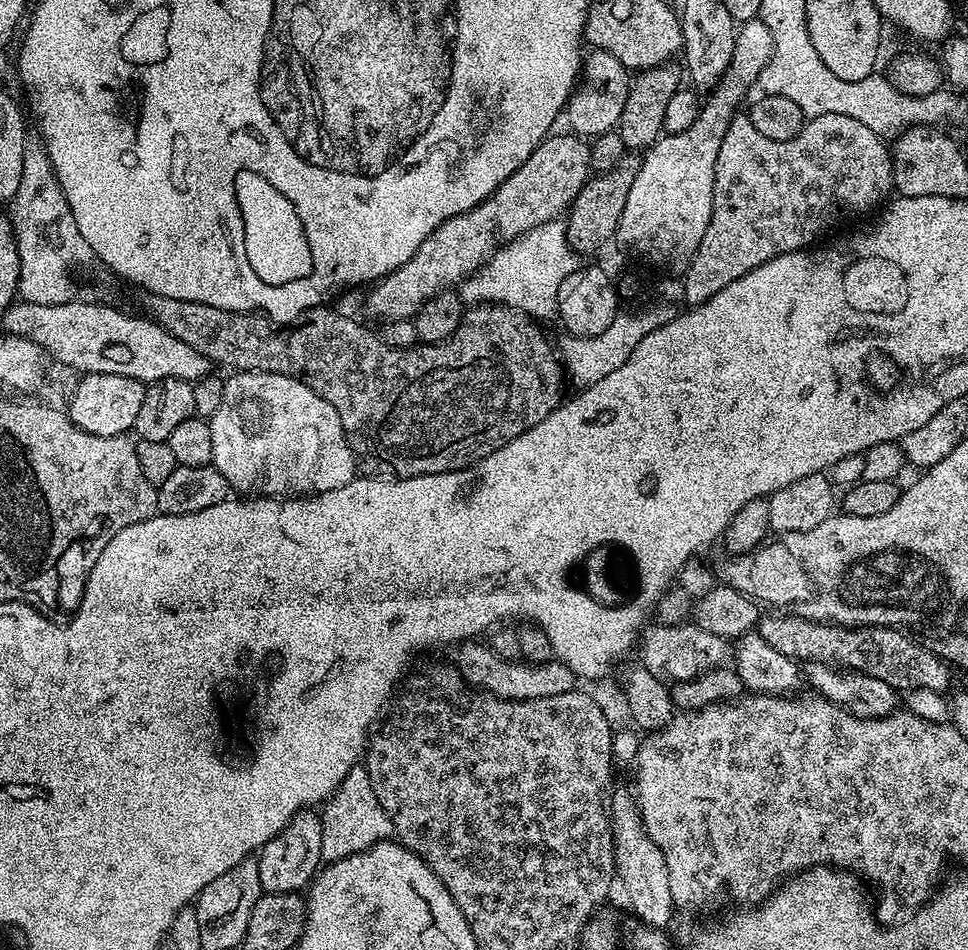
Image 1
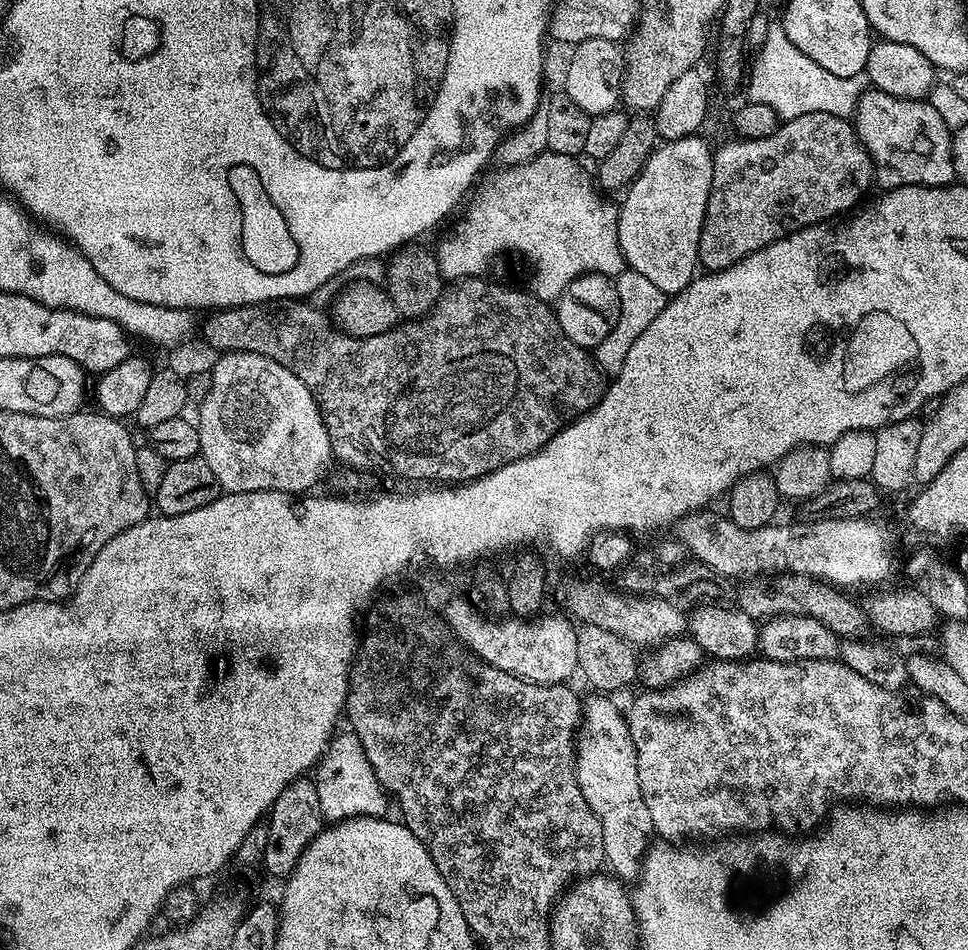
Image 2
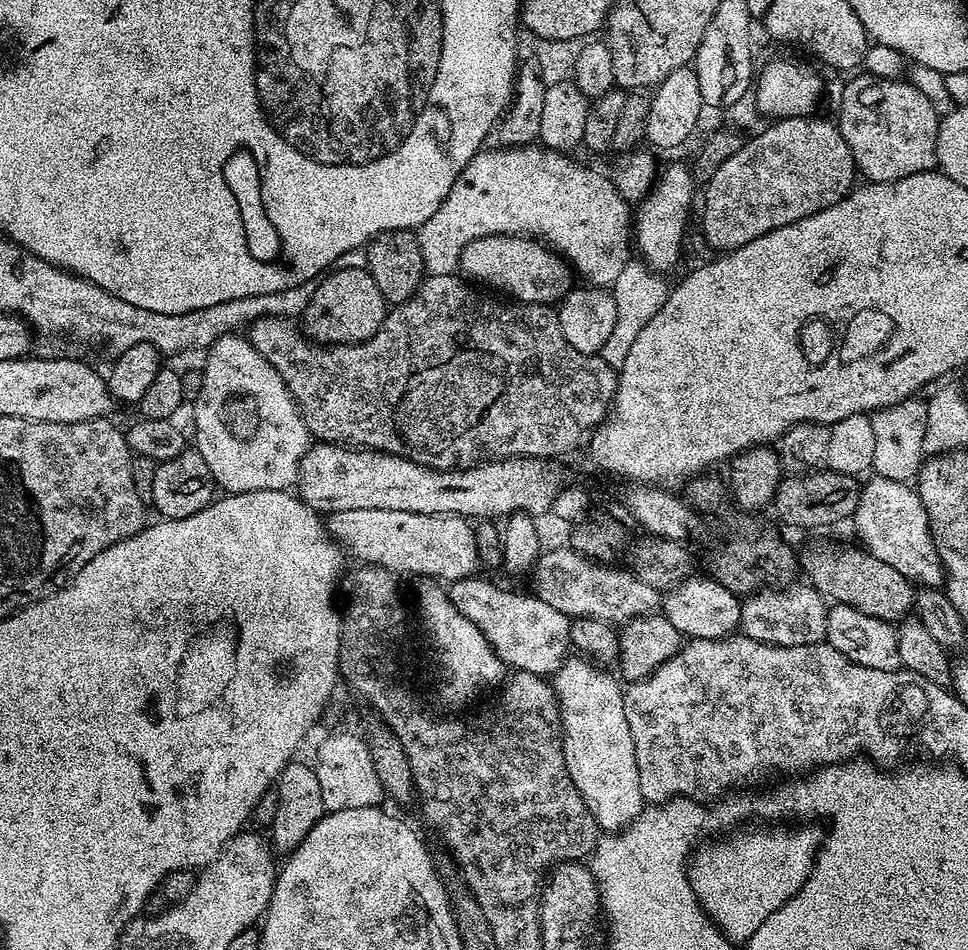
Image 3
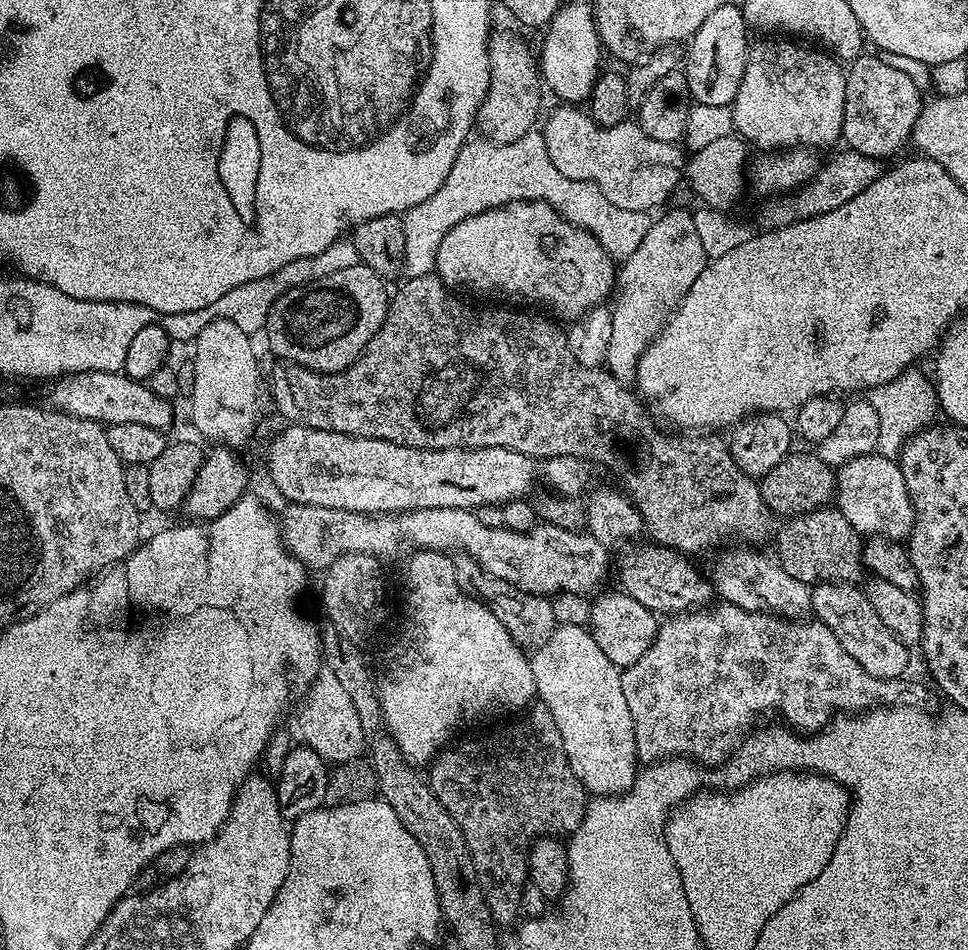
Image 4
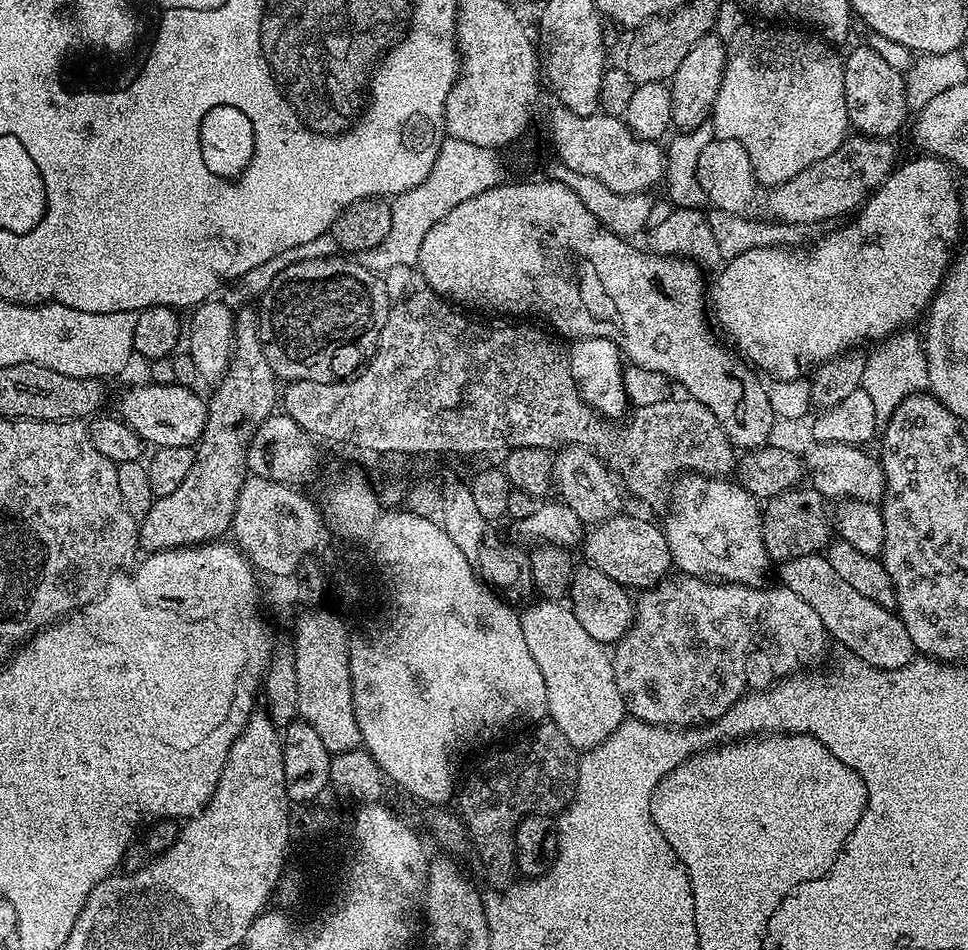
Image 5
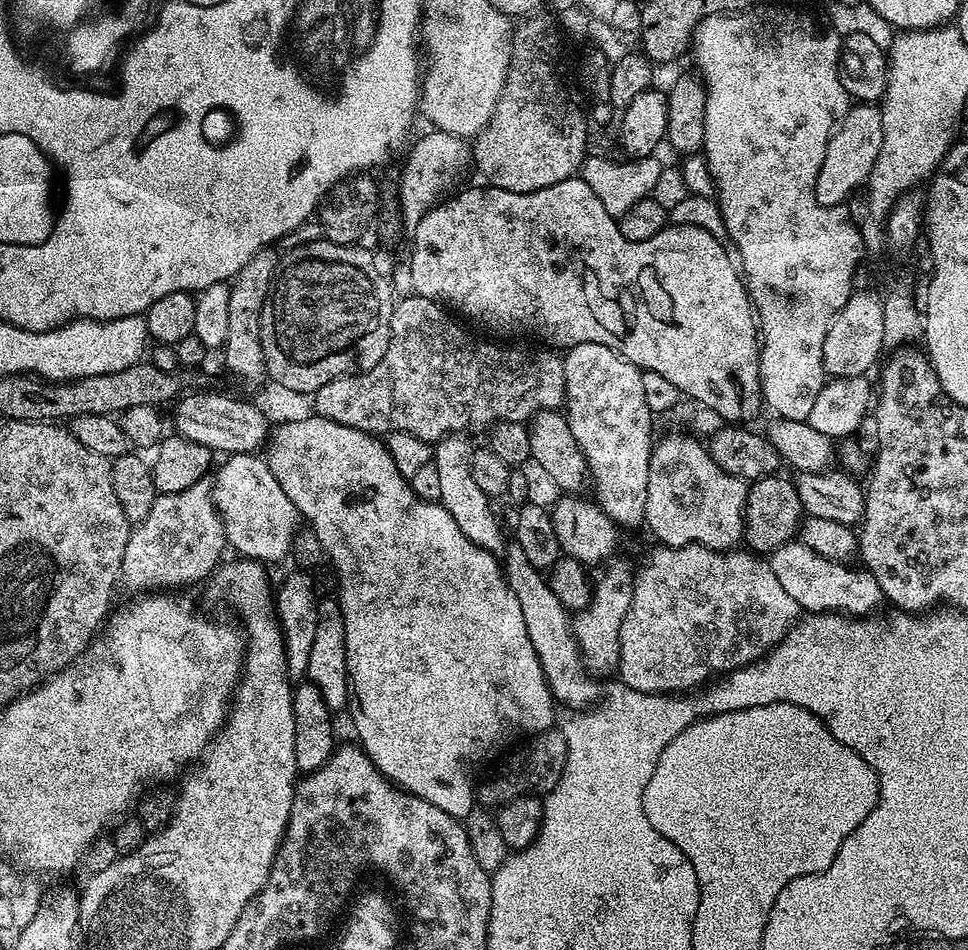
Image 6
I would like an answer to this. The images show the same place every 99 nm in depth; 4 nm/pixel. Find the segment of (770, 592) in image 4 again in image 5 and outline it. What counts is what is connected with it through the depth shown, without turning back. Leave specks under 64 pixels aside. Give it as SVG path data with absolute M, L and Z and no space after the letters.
M699 474L681 475L671 485L671 496L662 527L679 573L723 583L763 585L772 561L766 554L763 513L754 496L731 479Z

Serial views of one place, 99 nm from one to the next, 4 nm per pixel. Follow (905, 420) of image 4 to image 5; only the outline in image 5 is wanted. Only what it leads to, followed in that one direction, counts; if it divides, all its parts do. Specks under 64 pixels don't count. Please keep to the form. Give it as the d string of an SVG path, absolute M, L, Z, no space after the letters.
M900 330L875 345L874 352L868 352L862 370L861 388L870 394L874 401L874 414L877 425L887 424L888 419L898 410L898 406L907 396L923 393L928 388L928 359L924 353L924 341L921 333Z

